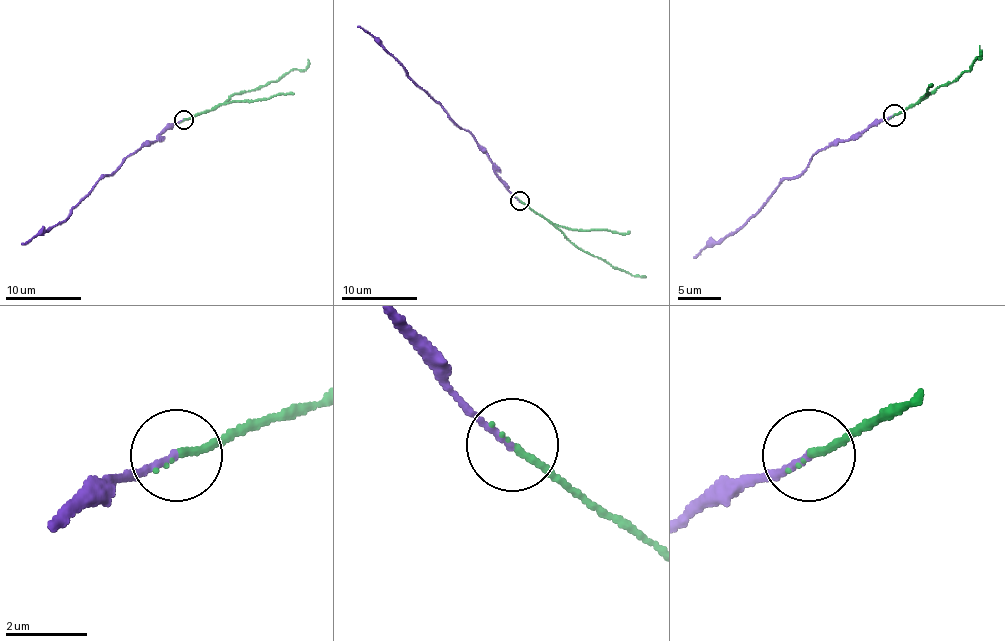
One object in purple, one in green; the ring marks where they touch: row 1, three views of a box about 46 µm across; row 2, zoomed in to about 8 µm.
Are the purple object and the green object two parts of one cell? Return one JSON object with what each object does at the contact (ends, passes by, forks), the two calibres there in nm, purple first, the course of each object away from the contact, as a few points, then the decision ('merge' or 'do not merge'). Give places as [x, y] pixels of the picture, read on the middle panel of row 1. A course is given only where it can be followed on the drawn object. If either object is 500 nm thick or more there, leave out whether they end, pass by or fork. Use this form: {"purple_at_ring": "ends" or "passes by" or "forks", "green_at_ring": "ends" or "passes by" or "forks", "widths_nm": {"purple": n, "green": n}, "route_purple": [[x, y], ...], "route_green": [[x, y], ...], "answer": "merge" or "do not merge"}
{"purple_at_ring": "ends", "green_at_ring": "ends", "widths_nm": {"purple": 150, "green": 160}, "route_purple": [[519, 201], [497, 175], [487, 152], [474, 137], [448, 116], [378, 42], [357, 25]], "route_green": [[519, 201], [544, 216], [586, 252], [631, 275], [644, 275]], "answer": "merge"}

